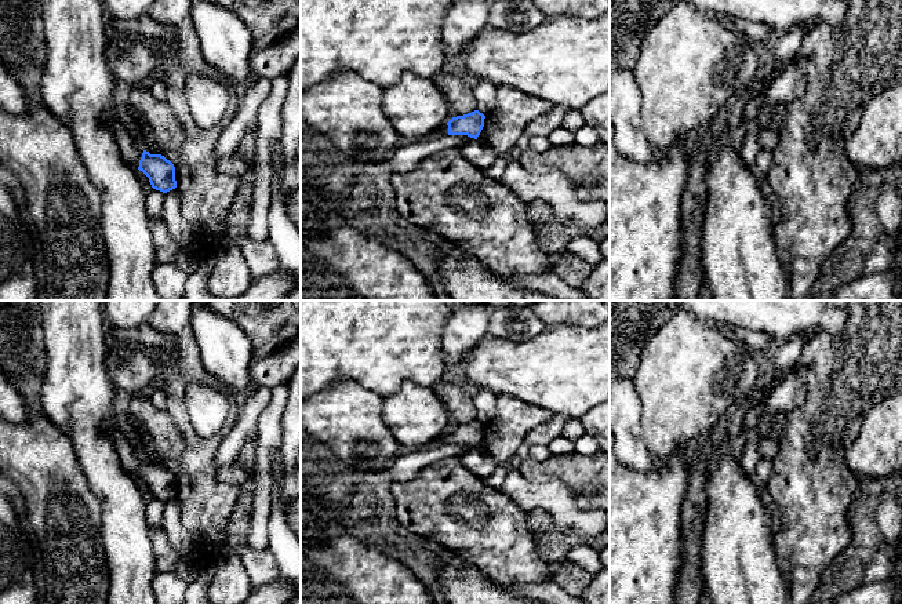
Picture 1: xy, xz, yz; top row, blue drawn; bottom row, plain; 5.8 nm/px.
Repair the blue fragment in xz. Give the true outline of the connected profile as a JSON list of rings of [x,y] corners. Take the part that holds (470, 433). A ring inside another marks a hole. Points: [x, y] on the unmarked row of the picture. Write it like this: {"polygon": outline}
{"polygon": [[[479,419],[452,426],[445,434],[436,440],[436,445],[468,444],[477,448],[484,436],[484,427],[485,425]]]}

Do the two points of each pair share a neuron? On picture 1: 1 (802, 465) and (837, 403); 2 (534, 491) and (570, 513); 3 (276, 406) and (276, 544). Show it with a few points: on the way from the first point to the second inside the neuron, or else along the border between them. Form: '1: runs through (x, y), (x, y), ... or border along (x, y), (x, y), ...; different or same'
1: runs through (811, 450), (817, 435), (830, 418); same
2: runs through (542, 495), (552, 495), (562, 505); same
3: border along (279, 447), (272, 455), (272, 481); different

